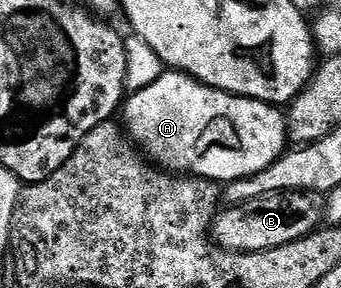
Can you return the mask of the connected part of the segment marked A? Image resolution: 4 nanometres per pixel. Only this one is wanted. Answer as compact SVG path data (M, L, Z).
M163 72L150 86L131 92L124 101L125 113L124 129L131 142L155 166L178 175L201 177L215 183L243 181L276 163L288 149L286 119L281 108L202 85L187 73Z

